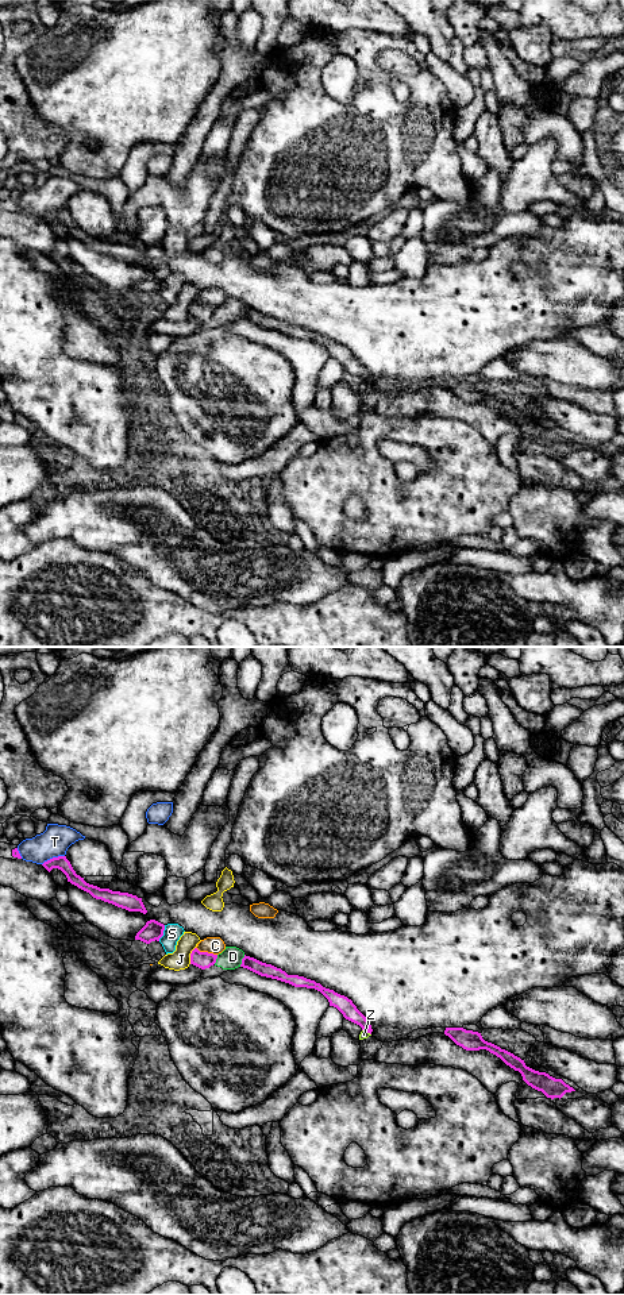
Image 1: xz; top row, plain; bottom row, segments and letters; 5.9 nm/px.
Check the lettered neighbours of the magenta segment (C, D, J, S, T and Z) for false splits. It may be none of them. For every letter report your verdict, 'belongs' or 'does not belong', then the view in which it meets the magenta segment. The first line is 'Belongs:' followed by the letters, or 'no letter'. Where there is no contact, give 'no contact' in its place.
Belongs: no letter
C: does not belong; meets magenta in xz
D: does not belong; meets magenta in xz
J: does not belong; meets magenta in xz
S: does not belong; meets magenta in xz
T: does not belong; meets magenta in xz
Z: does not belong; meets magenta in xz

